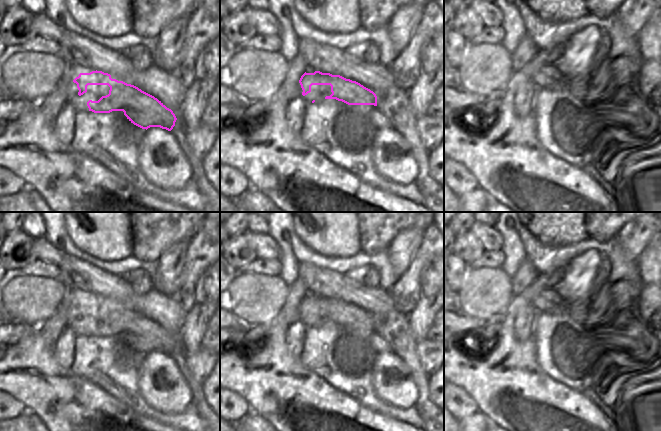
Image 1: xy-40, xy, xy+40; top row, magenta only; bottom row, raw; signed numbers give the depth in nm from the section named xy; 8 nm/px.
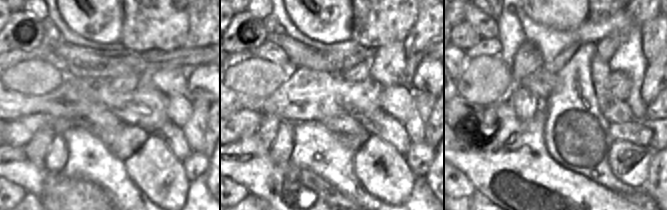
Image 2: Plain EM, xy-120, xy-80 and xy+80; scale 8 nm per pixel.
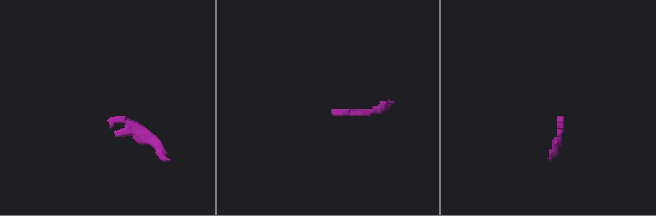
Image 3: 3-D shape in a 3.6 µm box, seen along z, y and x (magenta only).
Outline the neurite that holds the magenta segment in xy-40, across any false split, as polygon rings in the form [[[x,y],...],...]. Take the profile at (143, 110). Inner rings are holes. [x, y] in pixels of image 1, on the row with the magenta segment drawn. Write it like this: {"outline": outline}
{"outline": [[[97,70],[80,73],[73,82],[77,84],[79,96],[87,92],[88,85],[110,87],[108,95],[102,96],[98,101],[87,102],[89,111],[94,113],[123,111],[131,123],[146,130],[150,127],[160,127],[171,131],[175,126],[177,120],[175,114],[161,101],[134,85],[112,79],[108,73]]]}

